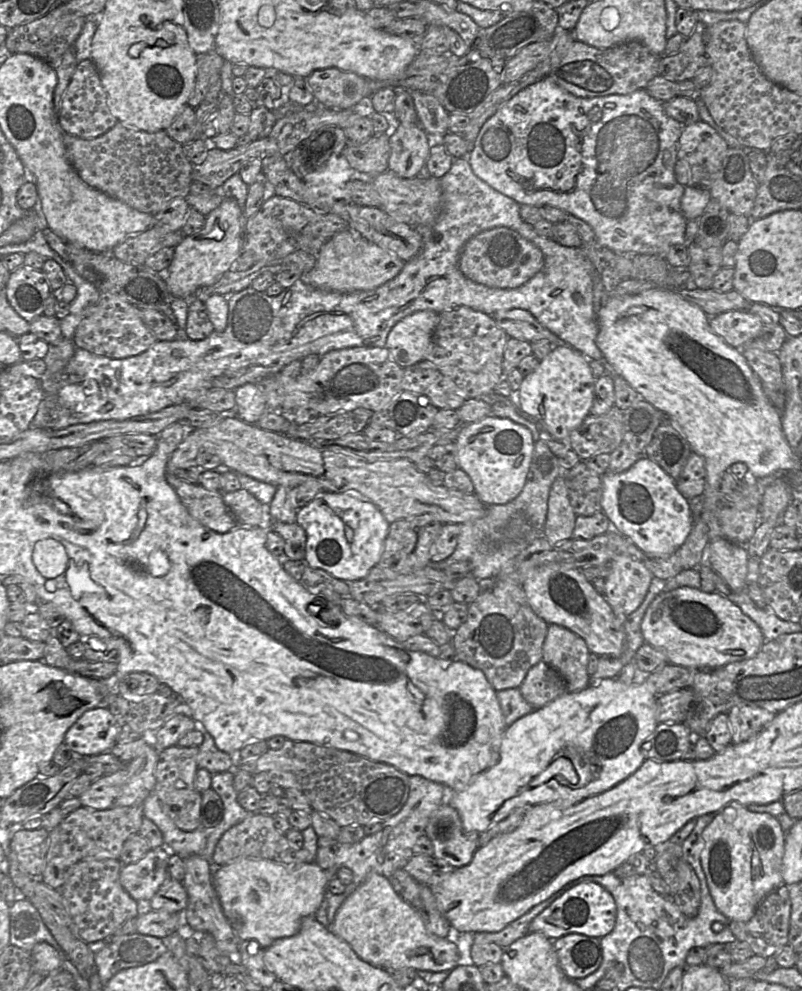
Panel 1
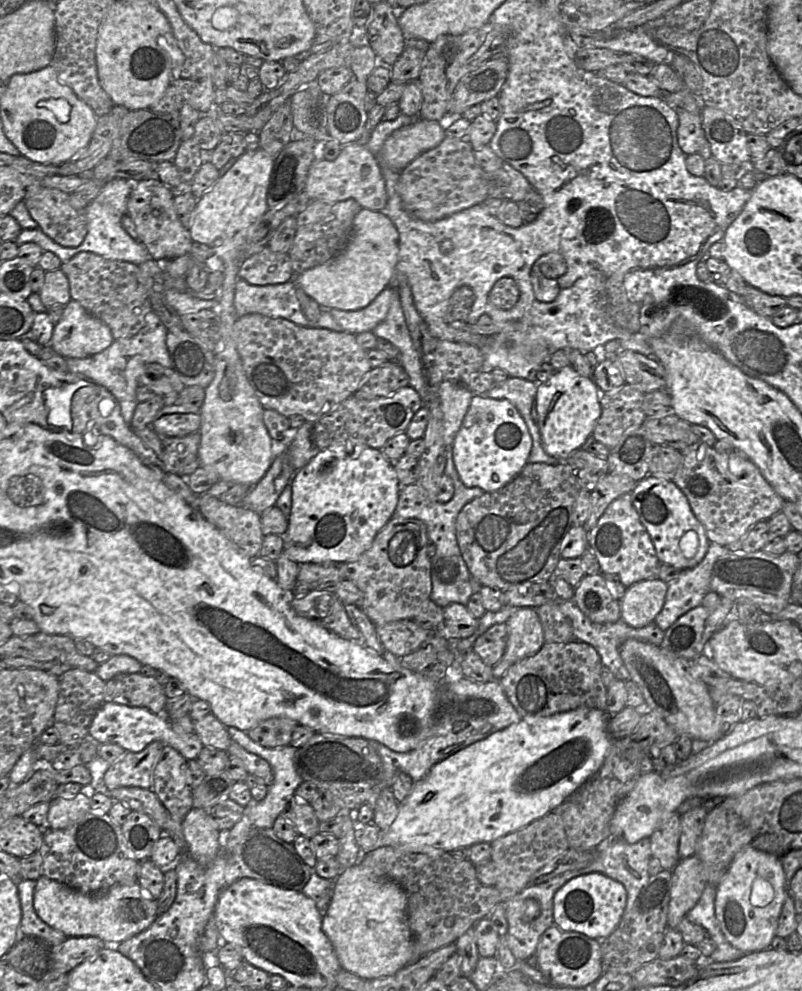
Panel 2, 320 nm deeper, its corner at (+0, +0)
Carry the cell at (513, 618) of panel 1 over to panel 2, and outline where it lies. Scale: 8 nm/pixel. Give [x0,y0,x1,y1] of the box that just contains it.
[473,624,507,667]

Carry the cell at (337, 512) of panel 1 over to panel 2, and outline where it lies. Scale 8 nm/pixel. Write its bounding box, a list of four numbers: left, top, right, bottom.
[284,444,400,563]

